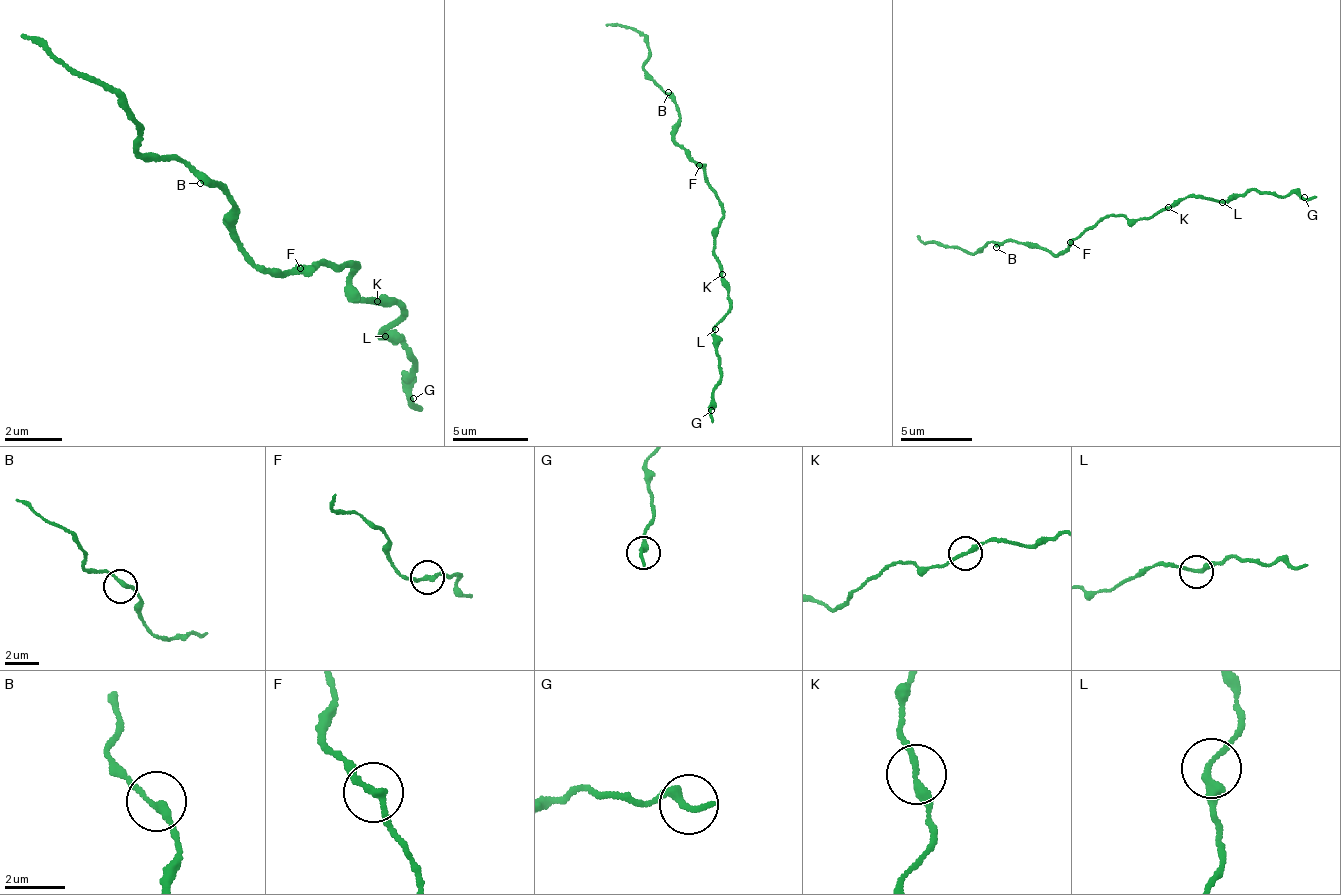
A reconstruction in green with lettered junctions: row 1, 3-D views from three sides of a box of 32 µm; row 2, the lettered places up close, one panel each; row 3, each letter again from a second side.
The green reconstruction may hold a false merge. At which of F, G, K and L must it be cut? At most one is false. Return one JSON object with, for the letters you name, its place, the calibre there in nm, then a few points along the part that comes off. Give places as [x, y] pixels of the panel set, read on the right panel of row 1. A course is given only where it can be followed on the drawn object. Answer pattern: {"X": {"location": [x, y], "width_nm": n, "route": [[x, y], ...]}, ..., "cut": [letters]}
{"cut": []}

